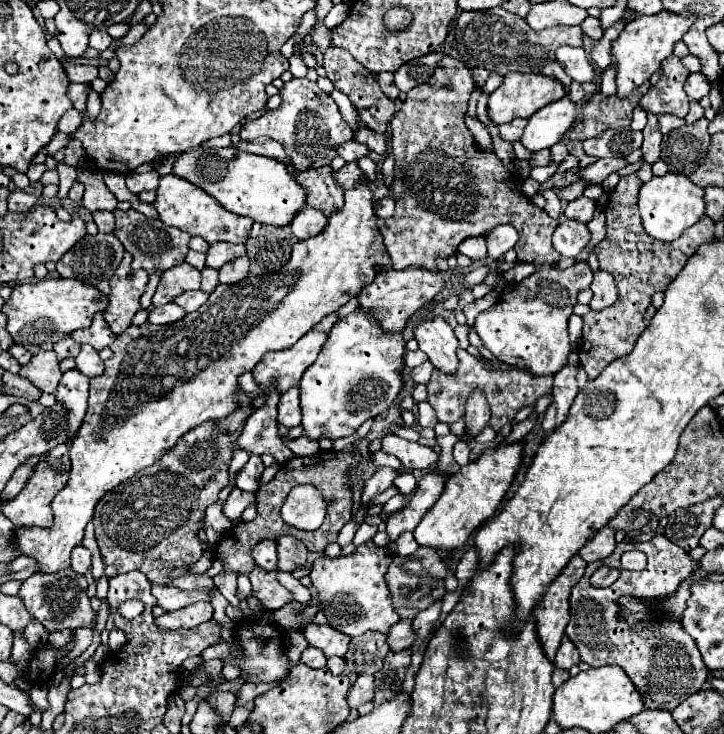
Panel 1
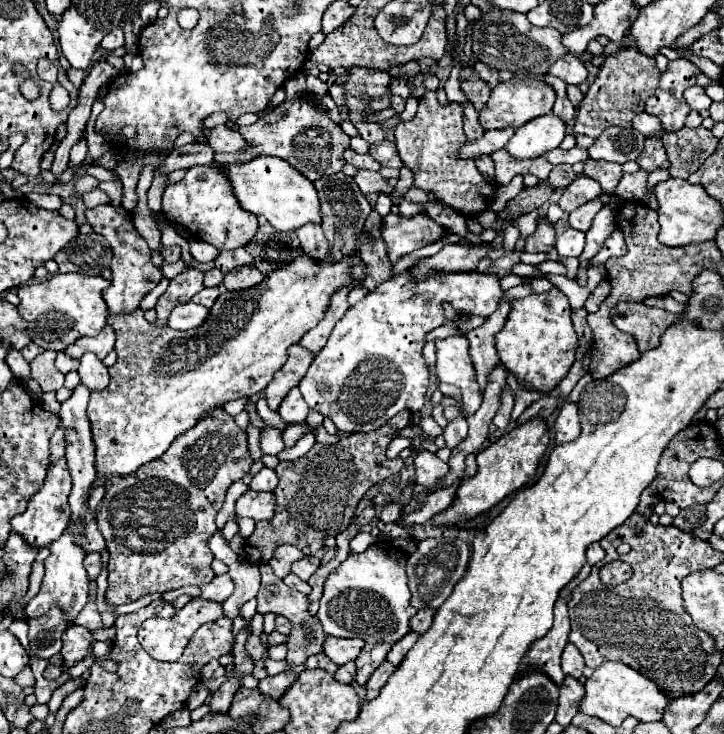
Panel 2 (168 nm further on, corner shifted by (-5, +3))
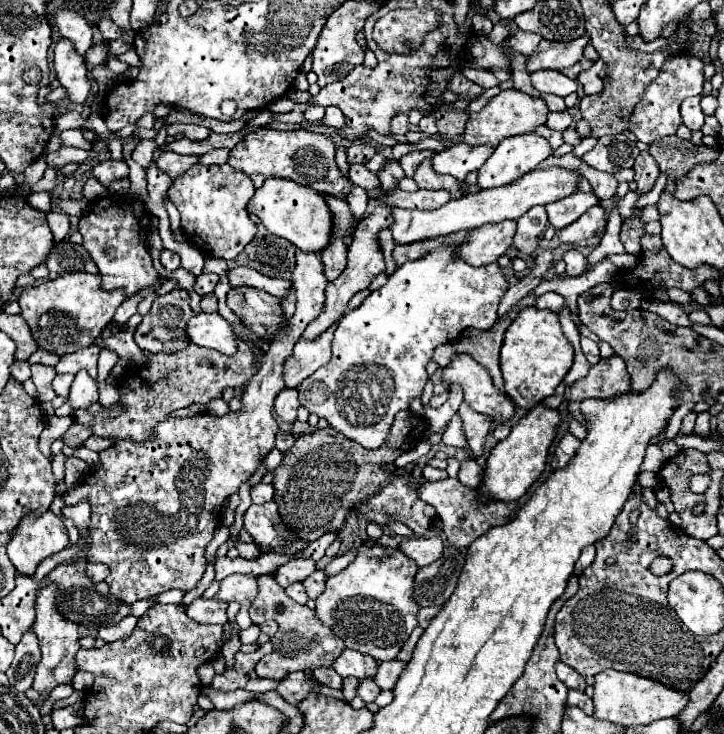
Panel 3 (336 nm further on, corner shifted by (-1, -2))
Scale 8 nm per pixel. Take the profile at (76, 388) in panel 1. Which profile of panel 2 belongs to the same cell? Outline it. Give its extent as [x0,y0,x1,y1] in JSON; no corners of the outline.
[60,383,106,551]

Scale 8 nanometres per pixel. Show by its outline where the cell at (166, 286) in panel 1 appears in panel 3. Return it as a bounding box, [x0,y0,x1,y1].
[134,290,194,354]

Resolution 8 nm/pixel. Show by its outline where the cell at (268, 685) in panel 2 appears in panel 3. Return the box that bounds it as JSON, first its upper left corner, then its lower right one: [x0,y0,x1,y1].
[276,672,320,704]

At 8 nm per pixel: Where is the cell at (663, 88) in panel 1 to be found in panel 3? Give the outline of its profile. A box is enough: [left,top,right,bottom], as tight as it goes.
[630,50,704,144]

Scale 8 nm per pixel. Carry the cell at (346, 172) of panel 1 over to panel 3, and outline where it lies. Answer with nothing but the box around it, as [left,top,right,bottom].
[382,190,452,210]

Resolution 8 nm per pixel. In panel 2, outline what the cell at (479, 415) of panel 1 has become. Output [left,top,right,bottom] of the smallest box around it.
[466,297,510,391]

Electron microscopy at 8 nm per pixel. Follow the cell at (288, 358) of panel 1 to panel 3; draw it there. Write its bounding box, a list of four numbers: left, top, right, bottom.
[304,206,394,338]

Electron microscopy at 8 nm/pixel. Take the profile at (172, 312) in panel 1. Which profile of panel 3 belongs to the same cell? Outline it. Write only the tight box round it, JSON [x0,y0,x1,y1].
[188,314,236,356]

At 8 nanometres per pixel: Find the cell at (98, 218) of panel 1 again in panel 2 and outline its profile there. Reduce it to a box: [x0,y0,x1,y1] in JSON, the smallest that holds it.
[86,205,162,315]

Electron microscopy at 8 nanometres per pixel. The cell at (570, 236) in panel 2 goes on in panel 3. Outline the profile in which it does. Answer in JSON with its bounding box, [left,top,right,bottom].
[564,250,588,276]

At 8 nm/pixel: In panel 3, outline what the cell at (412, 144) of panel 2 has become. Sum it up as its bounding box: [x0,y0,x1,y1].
[412,160,462,198]

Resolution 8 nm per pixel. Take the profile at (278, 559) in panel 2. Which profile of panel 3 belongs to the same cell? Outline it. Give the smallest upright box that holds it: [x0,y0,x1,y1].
[276,558,316,588]

